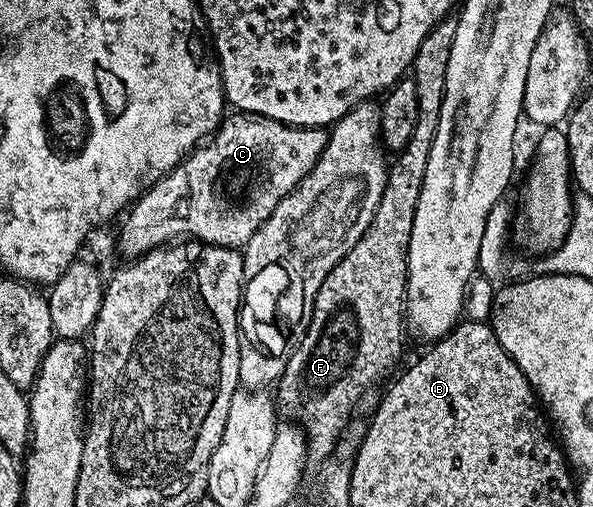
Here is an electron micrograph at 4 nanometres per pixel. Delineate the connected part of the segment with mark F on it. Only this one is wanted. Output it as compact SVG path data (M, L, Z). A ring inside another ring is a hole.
M458 17L443 18L430 32L426 32L426 40L418 44L418 52L410 67L410 76L418 92L418 120L410 140L404 149L395 155L388 168L386 188L382 192L382 200L378 204L378 212L374 212L374 220L370 220L370 228L346 252L338 264L322 280L322 288L318 288L318 296L314 300L312 319L300 342L287 356L286 368L282 372L278 385L274 390L274 401L279 413L285 419L299 424L308 440L308 457L313 463L324 461L330 452L334 452L334 444L348 429L348 423L357 413L356 405L368 394L392 369L404 350L404 330L406 334L406 295L408 292L408 245L410 232L414 228L414 212L418 208L418 196L422 192L422 180L426 176L426 160L430 160L430 148L434 144L434 136L438 128L438 120L442 112L442 100L446 92L446 64L450 64L450 51L454 48L454 32L458 32Z

